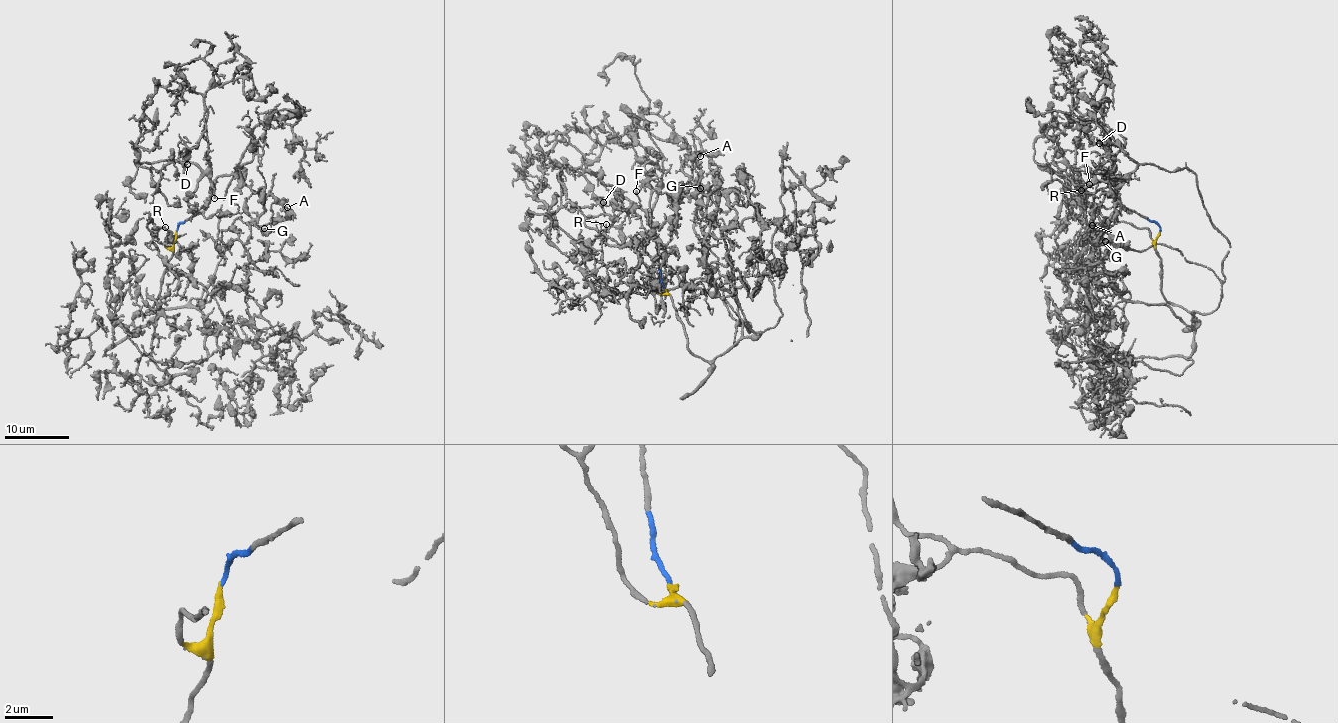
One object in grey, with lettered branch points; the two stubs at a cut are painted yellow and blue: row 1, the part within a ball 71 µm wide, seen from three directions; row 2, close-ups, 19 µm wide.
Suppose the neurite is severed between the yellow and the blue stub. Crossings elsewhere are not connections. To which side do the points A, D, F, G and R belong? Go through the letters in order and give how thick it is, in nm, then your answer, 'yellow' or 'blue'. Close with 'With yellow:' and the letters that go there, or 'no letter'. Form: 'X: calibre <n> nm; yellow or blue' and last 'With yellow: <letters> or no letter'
A: calibre 160 nm; yellow
D: calibre 190 nm; blue
F: calibre 130 nm; blue
G: calibre 120 nm; yellow
R: calibre 110 nm; yellow
With yellow: A, G, R

